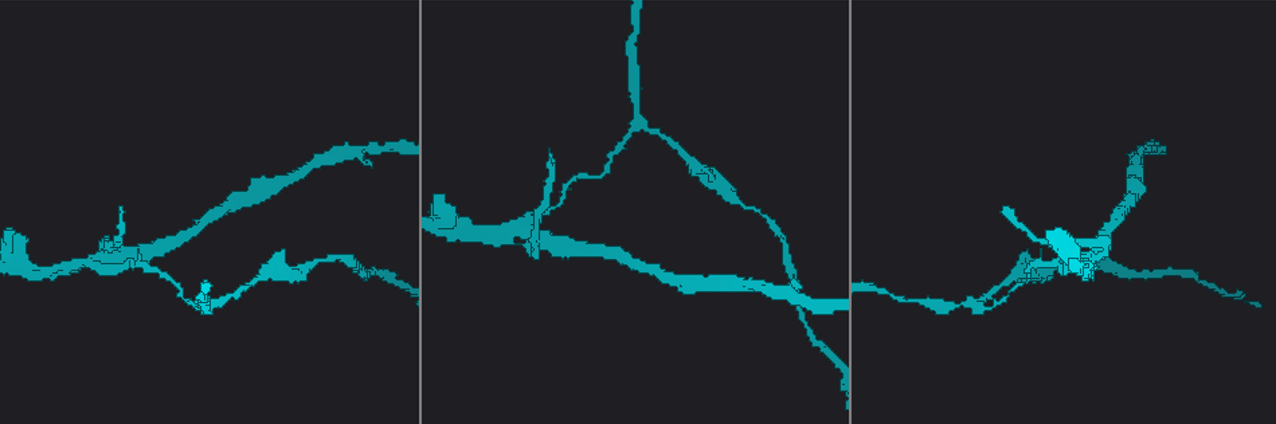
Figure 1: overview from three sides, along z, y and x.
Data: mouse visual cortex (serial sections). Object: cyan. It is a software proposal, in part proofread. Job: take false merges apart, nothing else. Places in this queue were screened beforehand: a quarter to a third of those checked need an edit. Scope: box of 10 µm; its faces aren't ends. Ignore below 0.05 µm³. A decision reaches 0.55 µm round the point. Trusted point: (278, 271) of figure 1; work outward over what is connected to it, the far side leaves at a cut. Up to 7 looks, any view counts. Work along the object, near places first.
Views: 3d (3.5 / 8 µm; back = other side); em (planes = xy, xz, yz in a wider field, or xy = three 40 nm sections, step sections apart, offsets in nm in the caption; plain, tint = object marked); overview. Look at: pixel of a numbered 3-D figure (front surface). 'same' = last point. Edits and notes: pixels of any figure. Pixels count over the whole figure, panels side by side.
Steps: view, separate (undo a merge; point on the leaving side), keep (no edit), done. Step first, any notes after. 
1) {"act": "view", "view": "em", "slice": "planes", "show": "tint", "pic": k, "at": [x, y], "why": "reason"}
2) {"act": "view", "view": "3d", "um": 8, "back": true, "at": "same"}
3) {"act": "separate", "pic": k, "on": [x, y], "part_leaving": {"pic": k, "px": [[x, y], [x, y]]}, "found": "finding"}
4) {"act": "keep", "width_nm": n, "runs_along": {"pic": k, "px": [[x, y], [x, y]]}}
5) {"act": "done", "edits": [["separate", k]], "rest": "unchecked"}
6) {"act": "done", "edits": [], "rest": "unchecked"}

{"act": "view", "view": "3d", "um": 8, "pic": 1, "at": [749, 207], "why": "a narrow waist"}

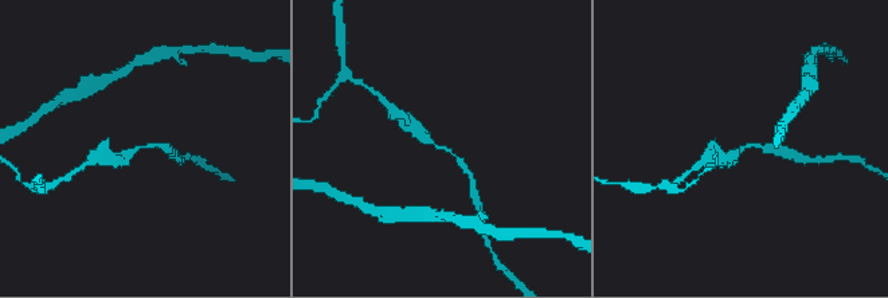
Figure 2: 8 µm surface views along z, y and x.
{"act": "view", "view": "3d", "um": 3.5, "back": true, "at": "same", "why": "zoom in"}

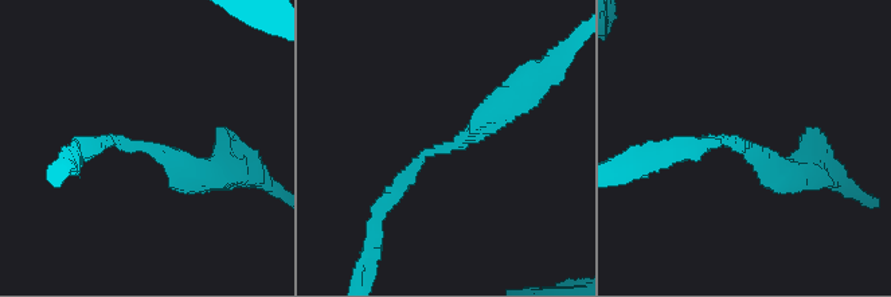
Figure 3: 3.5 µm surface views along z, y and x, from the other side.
{"act": "view", "view": "em", "slice": "xy", "step": 3, "show": "tint", "pic": 3, "at": [141, 148], "arm_widths_nm": [200, 350], "why": "now the EM"}

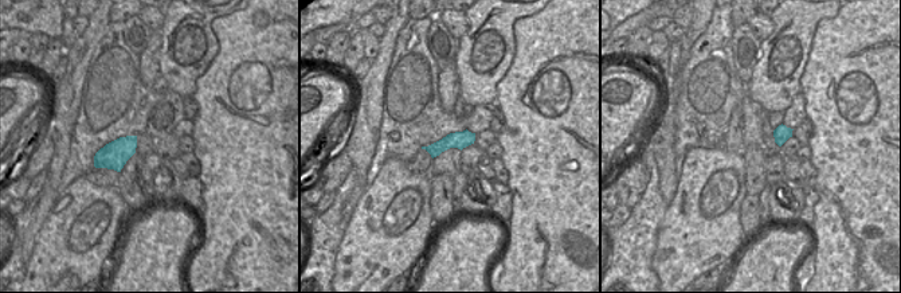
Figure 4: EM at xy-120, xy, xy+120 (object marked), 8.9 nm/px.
{"act": "keep", "runs_along": {"pic": 3, "px": [[514, 101], [434, 149], [380, 208]]}, "found": "one cell here"}

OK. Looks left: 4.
{"act": "view", "view": "3d", "um": 3.5, "pic": 1, "at": [642, 123]}

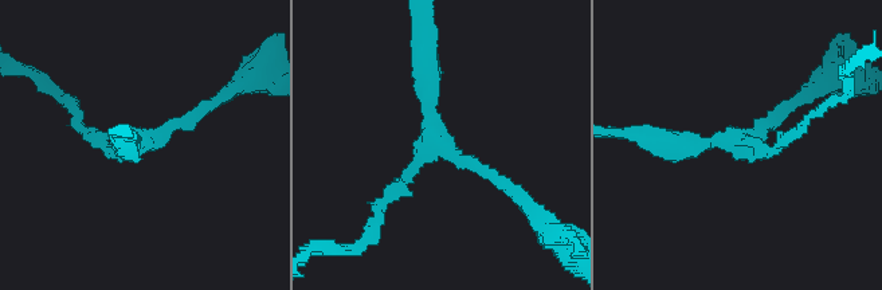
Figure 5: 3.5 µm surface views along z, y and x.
{"act": "view", "view": "em", "slice": "planes", "show": "tint", "pic": 5, "at": [436, 147], "arms": 3, "arm_widths_nm": [150, 150, 300], "why": "need the tissue"}

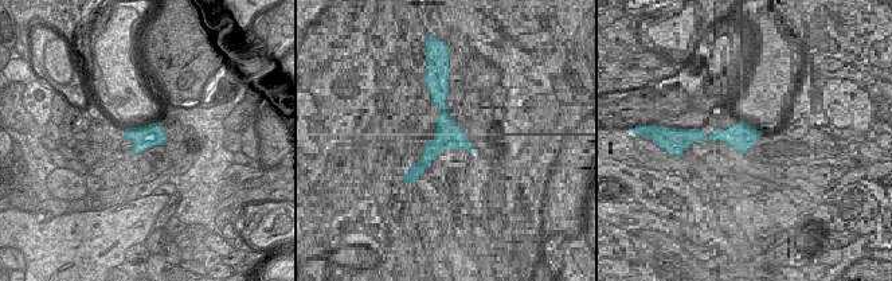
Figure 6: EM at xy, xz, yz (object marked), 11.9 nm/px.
{"act": "keep", "runs_along": {"pic": 5, "px": [[506, 183], [436, 145], [379, 207]]}, "found": "all the same cell"}

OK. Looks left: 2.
{"act": "done", "edits": [], "rest": "unchecked"}

